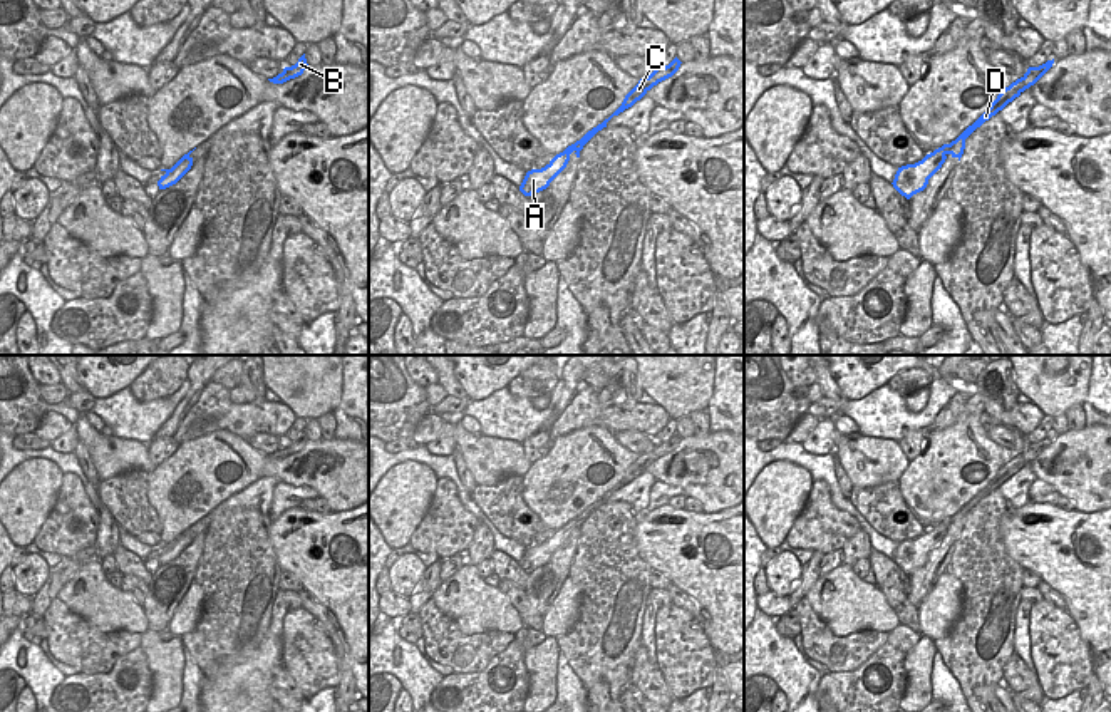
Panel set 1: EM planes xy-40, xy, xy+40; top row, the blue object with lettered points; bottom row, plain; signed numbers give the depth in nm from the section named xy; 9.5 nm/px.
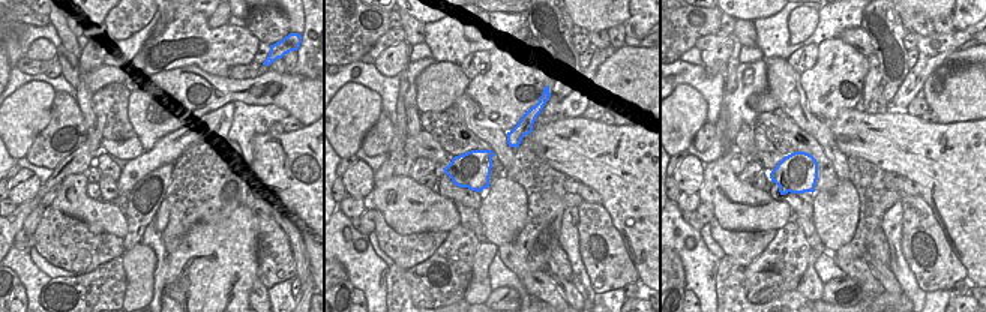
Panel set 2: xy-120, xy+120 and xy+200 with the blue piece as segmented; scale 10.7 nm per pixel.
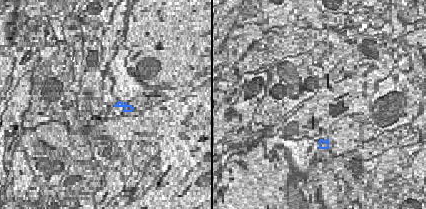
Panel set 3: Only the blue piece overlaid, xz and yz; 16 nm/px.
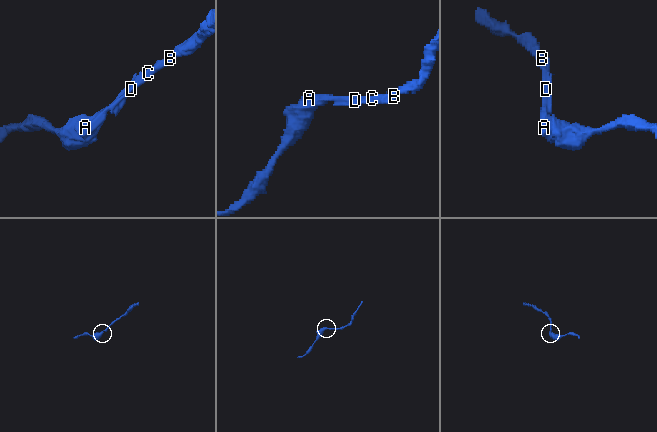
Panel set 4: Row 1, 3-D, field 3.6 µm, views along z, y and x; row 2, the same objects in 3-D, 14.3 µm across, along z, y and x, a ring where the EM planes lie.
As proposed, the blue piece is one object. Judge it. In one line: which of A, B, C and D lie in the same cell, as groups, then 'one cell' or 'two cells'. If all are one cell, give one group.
A B C D; one cell

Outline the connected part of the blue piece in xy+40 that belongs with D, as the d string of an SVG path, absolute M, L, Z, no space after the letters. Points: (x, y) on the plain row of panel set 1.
M1054 434L1047 436L1039 442L1029 442L1027 447L1021 454L1012 457L1009 462L1005 462L990 479L990 482L972 501L969 501L955 516L952 516L950 519L943 519L942 523L927 529L922 536L915 539L898 543L895 555L891 558L893 563L907 575L923 566L928 560L928 555L942 543L948 529L960 536L965 524L965 514L985 496L989 496L992 491L1002 486L1009 477L1019 472L1026 464L1034 461L1052 442L1052 439Z

